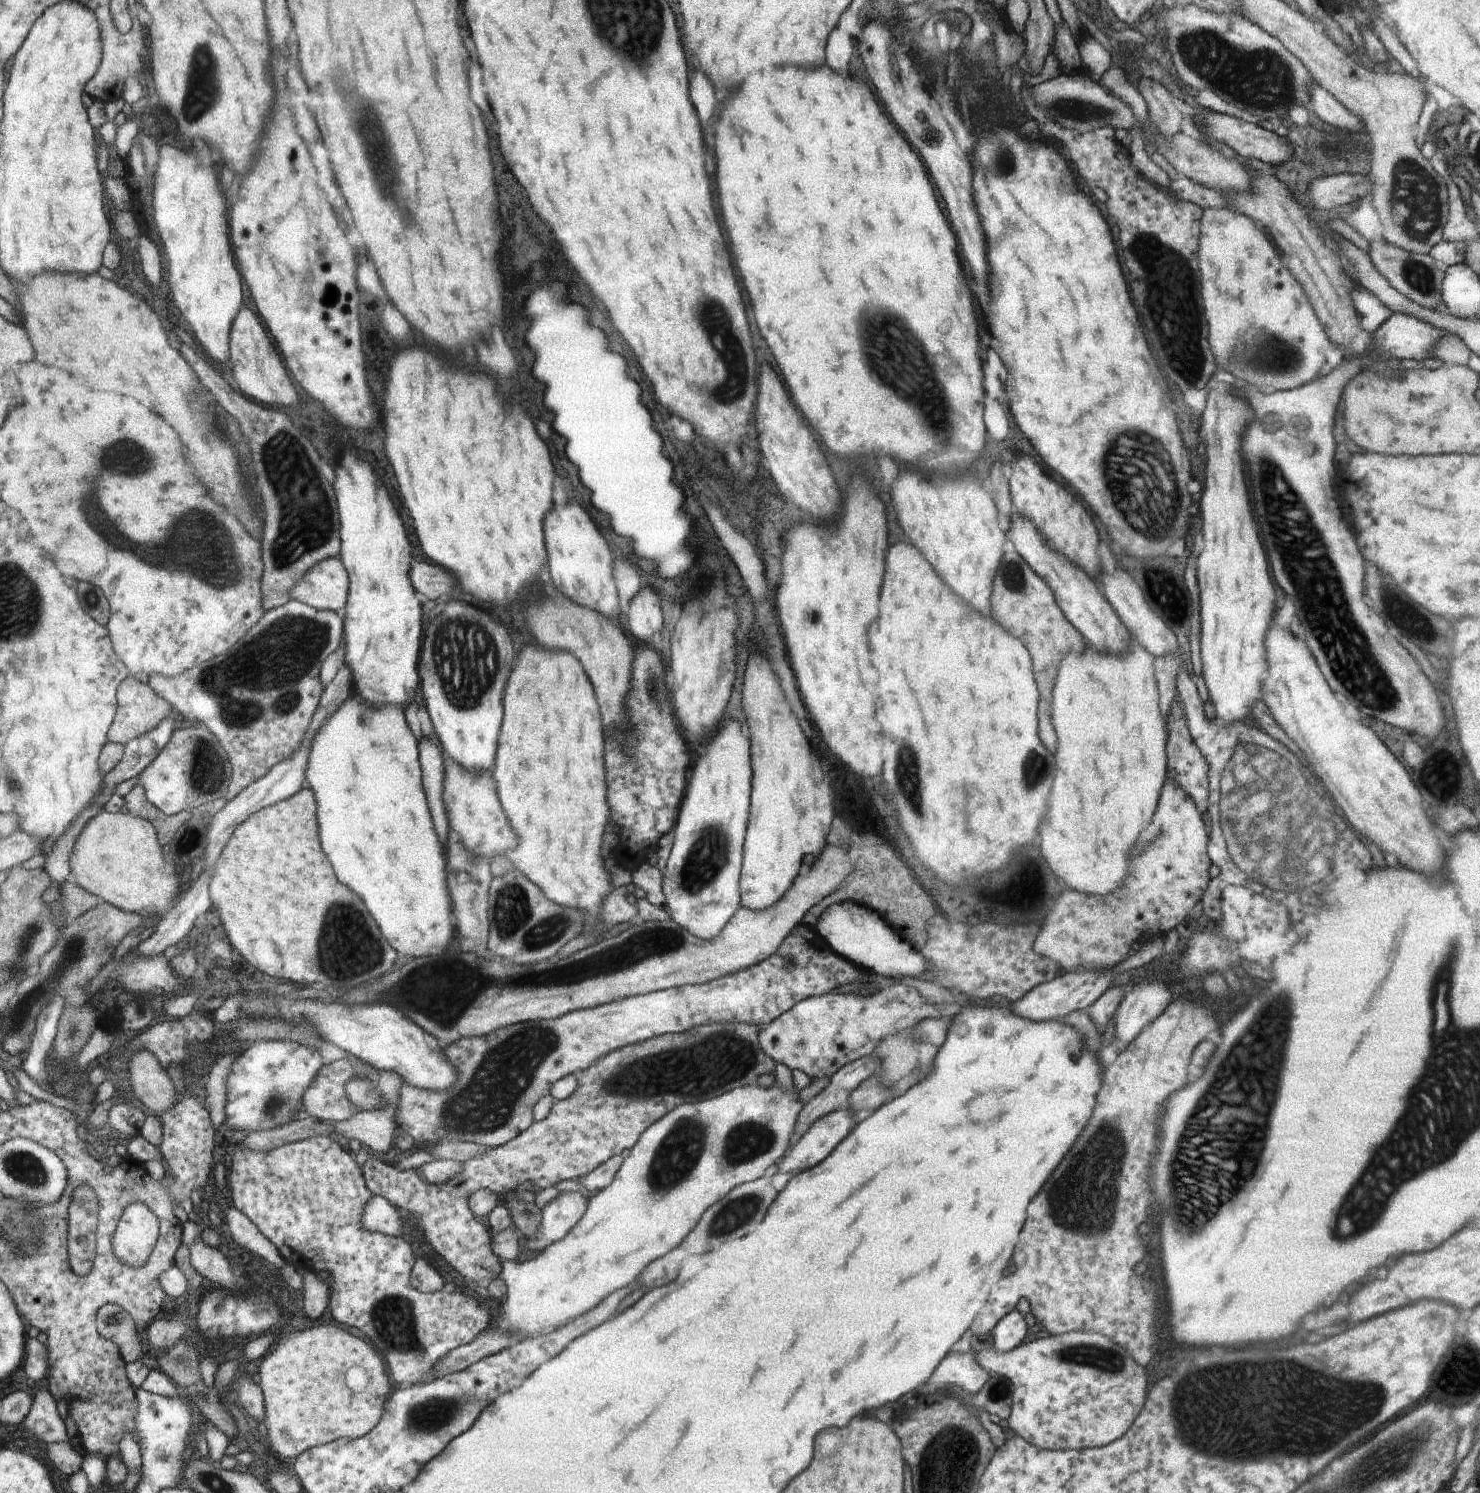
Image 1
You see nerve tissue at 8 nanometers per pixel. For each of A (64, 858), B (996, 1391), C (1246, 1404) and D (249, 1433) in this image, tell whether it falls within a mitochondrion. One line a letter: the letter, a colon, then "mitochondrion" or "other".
A: other
B: mitochondrion
C: mitochondrion
D: other

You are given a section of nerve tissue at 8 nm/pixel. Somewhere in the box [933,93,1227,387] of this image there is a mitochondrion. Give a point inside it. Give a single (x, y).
(1002, 155)

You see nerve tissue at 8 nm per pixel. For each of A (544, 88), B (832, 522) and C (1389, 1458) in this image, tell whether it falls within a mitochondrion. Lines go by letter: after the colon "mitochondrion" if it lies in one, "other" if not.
A: other
B: other
C: mitochondrion

